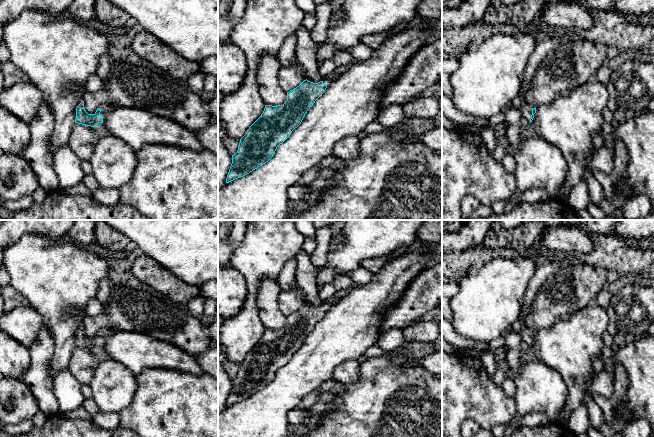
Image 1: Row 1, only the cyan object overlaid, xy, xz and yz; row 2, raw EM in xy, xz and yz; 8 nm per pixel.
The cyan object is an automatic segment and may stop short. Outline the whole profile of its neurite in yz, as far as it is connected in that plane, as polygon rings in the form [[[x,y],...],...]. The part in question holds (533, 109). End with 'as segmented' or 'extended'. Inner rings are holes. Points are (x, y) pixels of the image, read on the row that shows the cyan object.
[[[525,101],[517,102],[514,106],[519,108],[523,119],[529,121],[530,123],[532,122],[534,114],[536,113],[536,108],[532,108],[531,105]]]; extended

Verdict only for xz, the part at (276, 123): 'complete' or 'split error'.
split error

